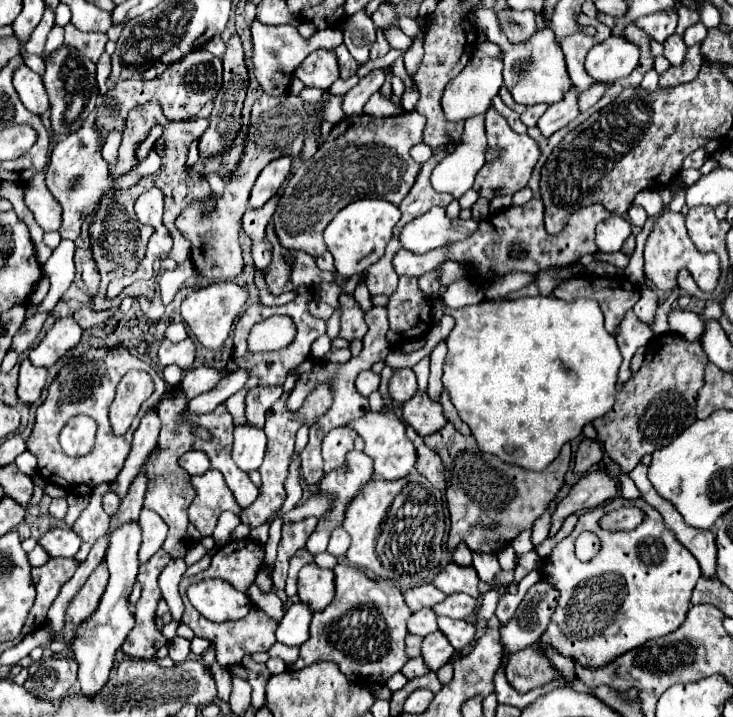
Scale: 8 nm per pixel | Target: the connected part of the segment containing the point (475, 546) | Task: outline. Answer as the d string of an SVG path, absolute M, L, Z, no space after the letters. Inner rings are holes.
M452 424L426 436L424 442L438 452L446 472L446 502L450 512L448 550L466 544L472 552L498 554L522 530L532 530L534 522L548 510L548 504L564 486L564 477L572 459L571 445L564 444L560 456L542 472L504 464L500 458L482 452L472 436L456 432ZM490 524L494 524L494 528L490 528Z

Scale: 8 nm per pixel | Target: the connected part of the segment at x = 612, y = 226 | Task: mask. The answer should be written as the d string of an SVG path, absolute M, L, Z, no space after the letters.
M612 214L596 226L596 246L602 252L618 252L630 234L630 222L624 216Z

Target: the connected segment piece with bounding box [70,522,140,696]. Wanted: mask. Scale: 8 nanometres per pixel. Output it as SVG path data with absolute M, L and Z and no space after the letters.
M138 522L124 524L124 526L120 526L120 530L116 530L110 536L110 546L106 552L106 564L110 570L108 586L106 586L94 614L76 626L74 638L70 642L70 648L76 656L76 662L80 664L80 672L86 672L86 674L78 674L78 684L80 684L82 692L88 692L88 696L94 696L106 684L108 672L114 664L114 654L122 646L122 642L126 640L128 632L134 626L134 614L130 610L128 596L130 596L132 586L136 582L136 576L138 576L138 548L140 548Z

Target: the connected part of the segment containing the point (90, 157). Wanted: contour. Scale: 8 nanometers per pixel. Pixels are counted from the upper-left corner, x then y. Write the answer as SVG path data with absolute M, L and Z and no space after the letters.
M86 122L76 132L72 132L66 140L58 142L52 148L50 162L48 162L48 168L46 168L46 186L64 210L64 222L62 222L62 228L60 228L60 236L64 240L76 240L76 236L80 234L82 222L96 210L98 200L106 192L118 192L130 188L136 185L140 178L153 174L160 168L161 158L153 149L147 159L132 168L128 174L112 180L108 178L108 166L105 160L102 160L100 150L102 150L102 134L94 126L94 122Z

